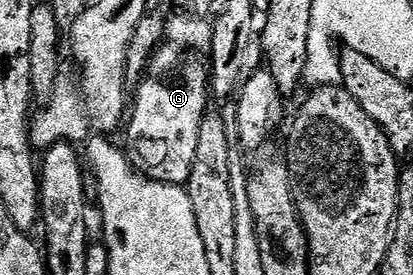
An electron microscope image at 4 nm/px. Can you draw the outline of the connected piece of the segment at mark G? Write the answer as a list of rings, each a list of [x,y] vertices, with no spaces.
[[[161,45],[153,53],[135,90],[137,90],[137,96],[134,99],[132,96],[131,114],[127,119],[127,127],[129,123],[127,154],[130,163],[142,175],[155,179],[158,183],[188,184],[191,165],[195,161],[195,145],[199,145],[199,125],[211,101],[211,80],[206,64],[196,54],[180,47]]]

